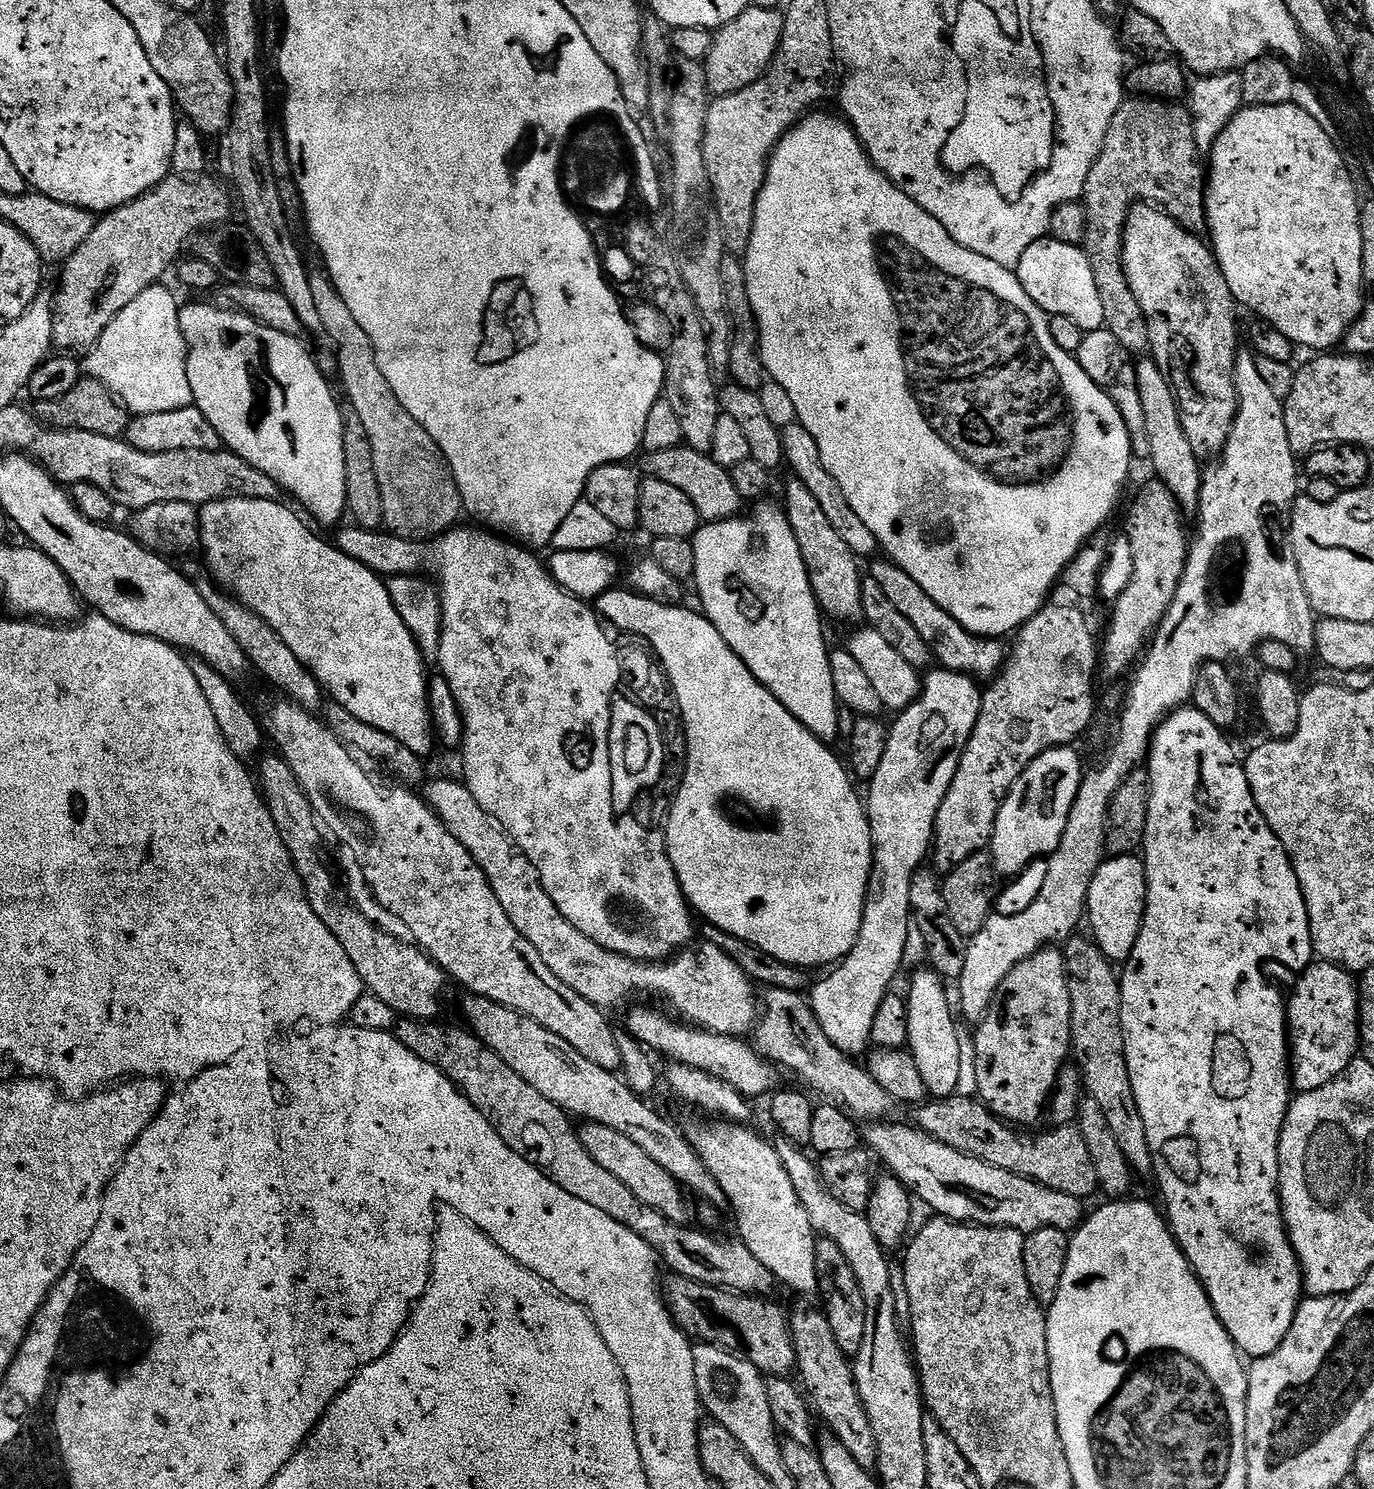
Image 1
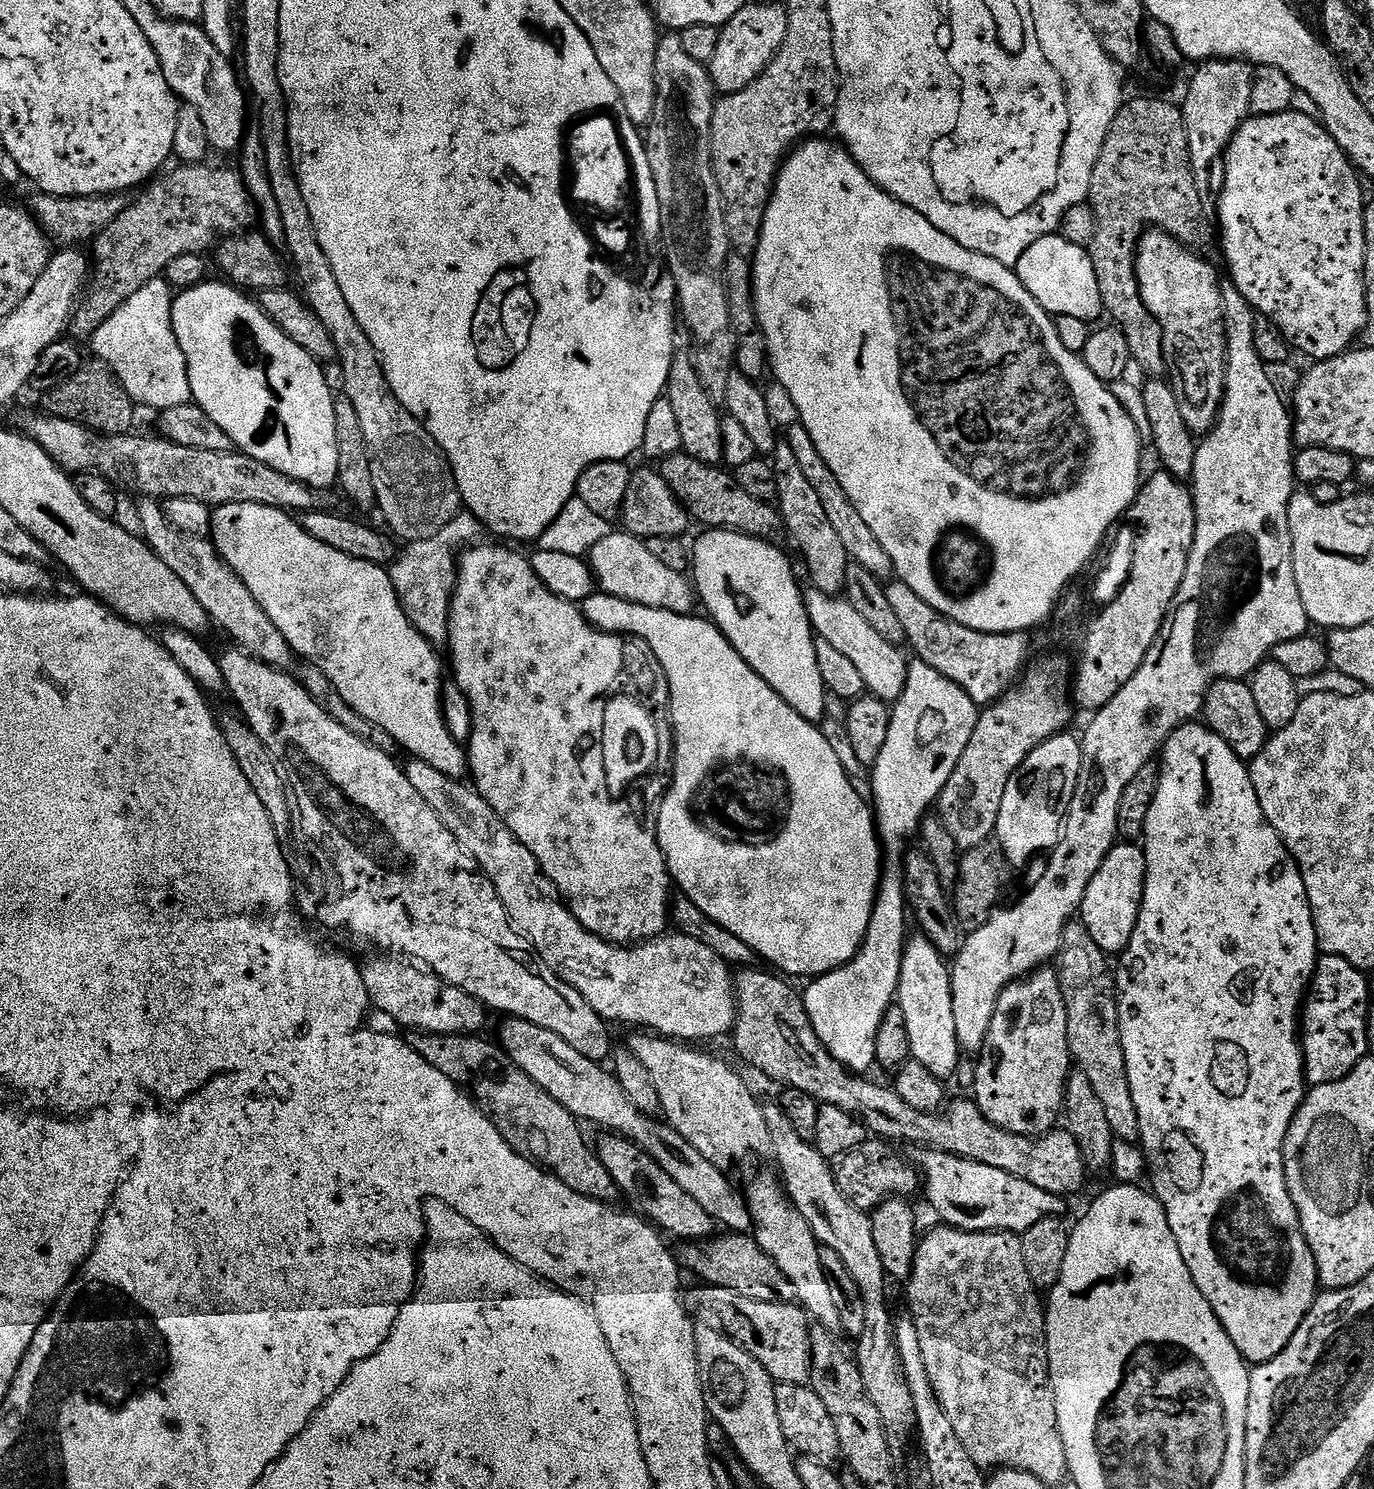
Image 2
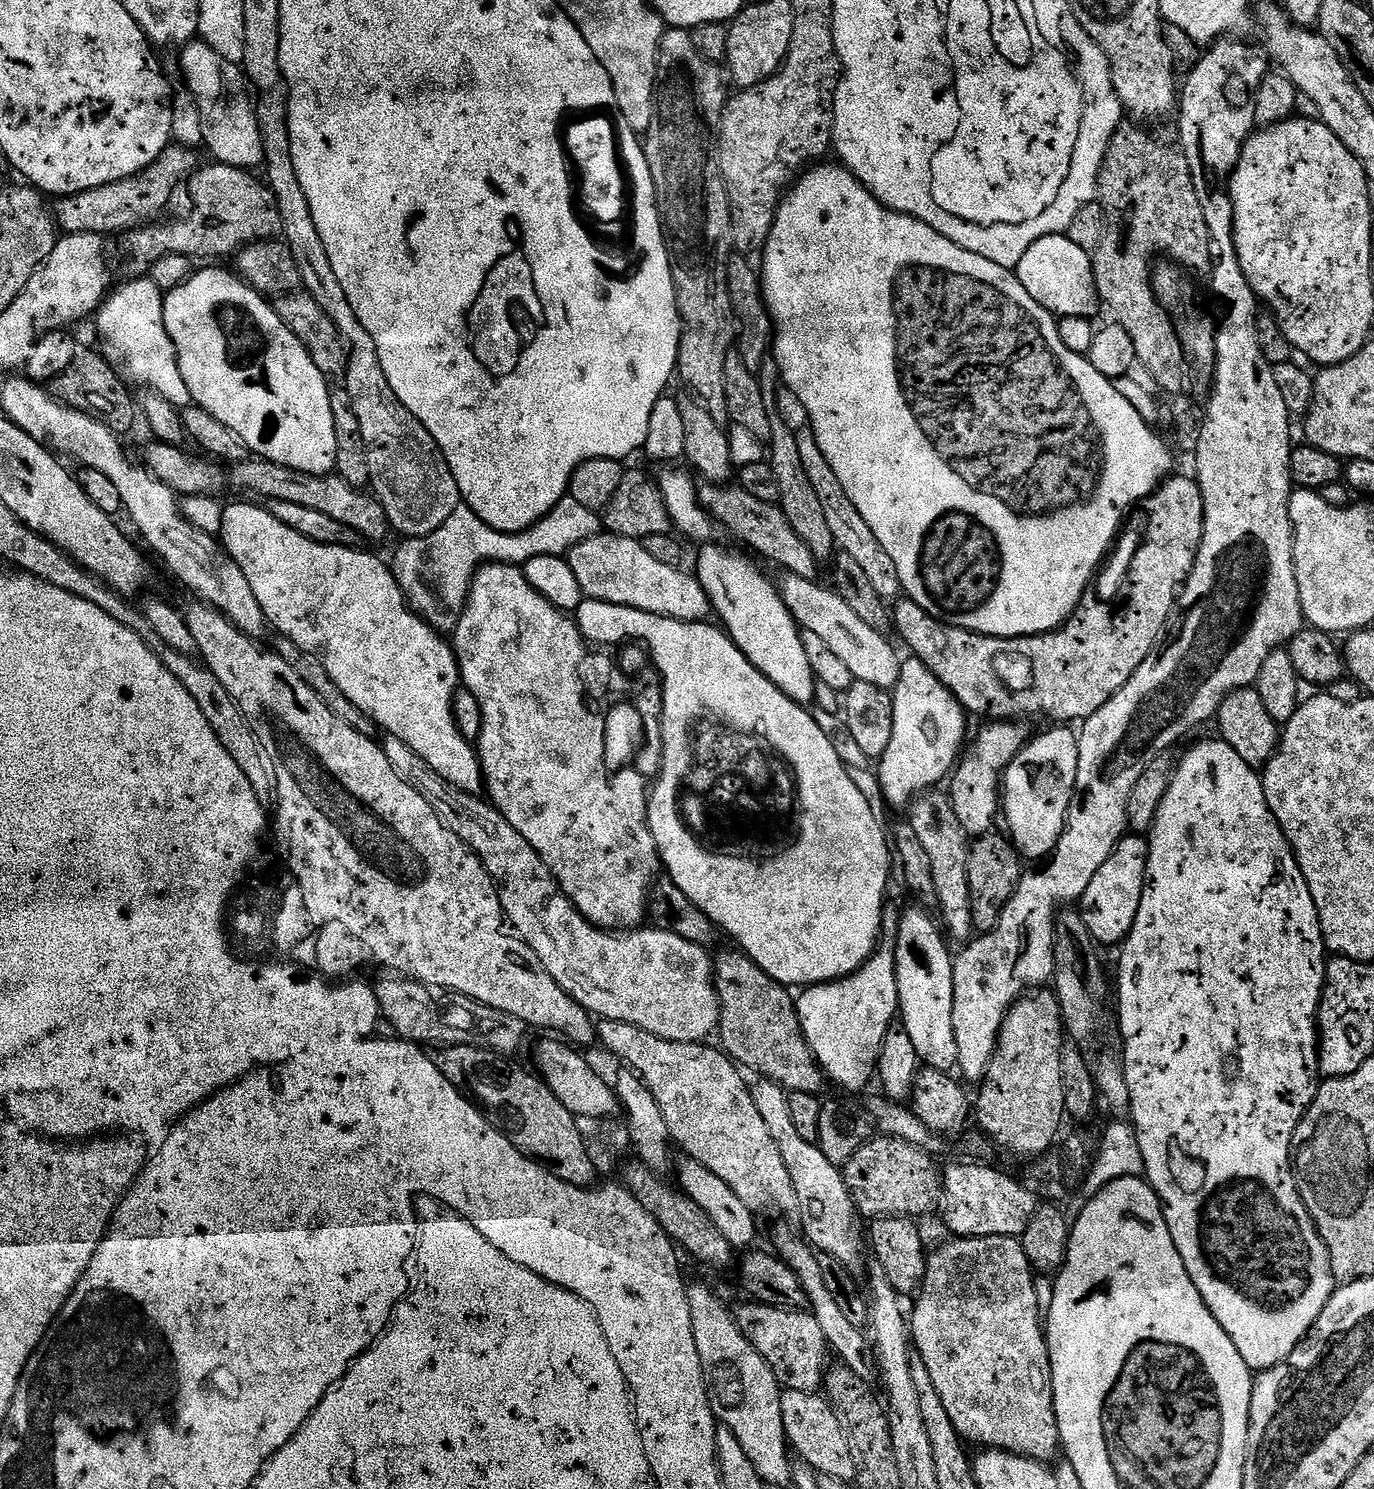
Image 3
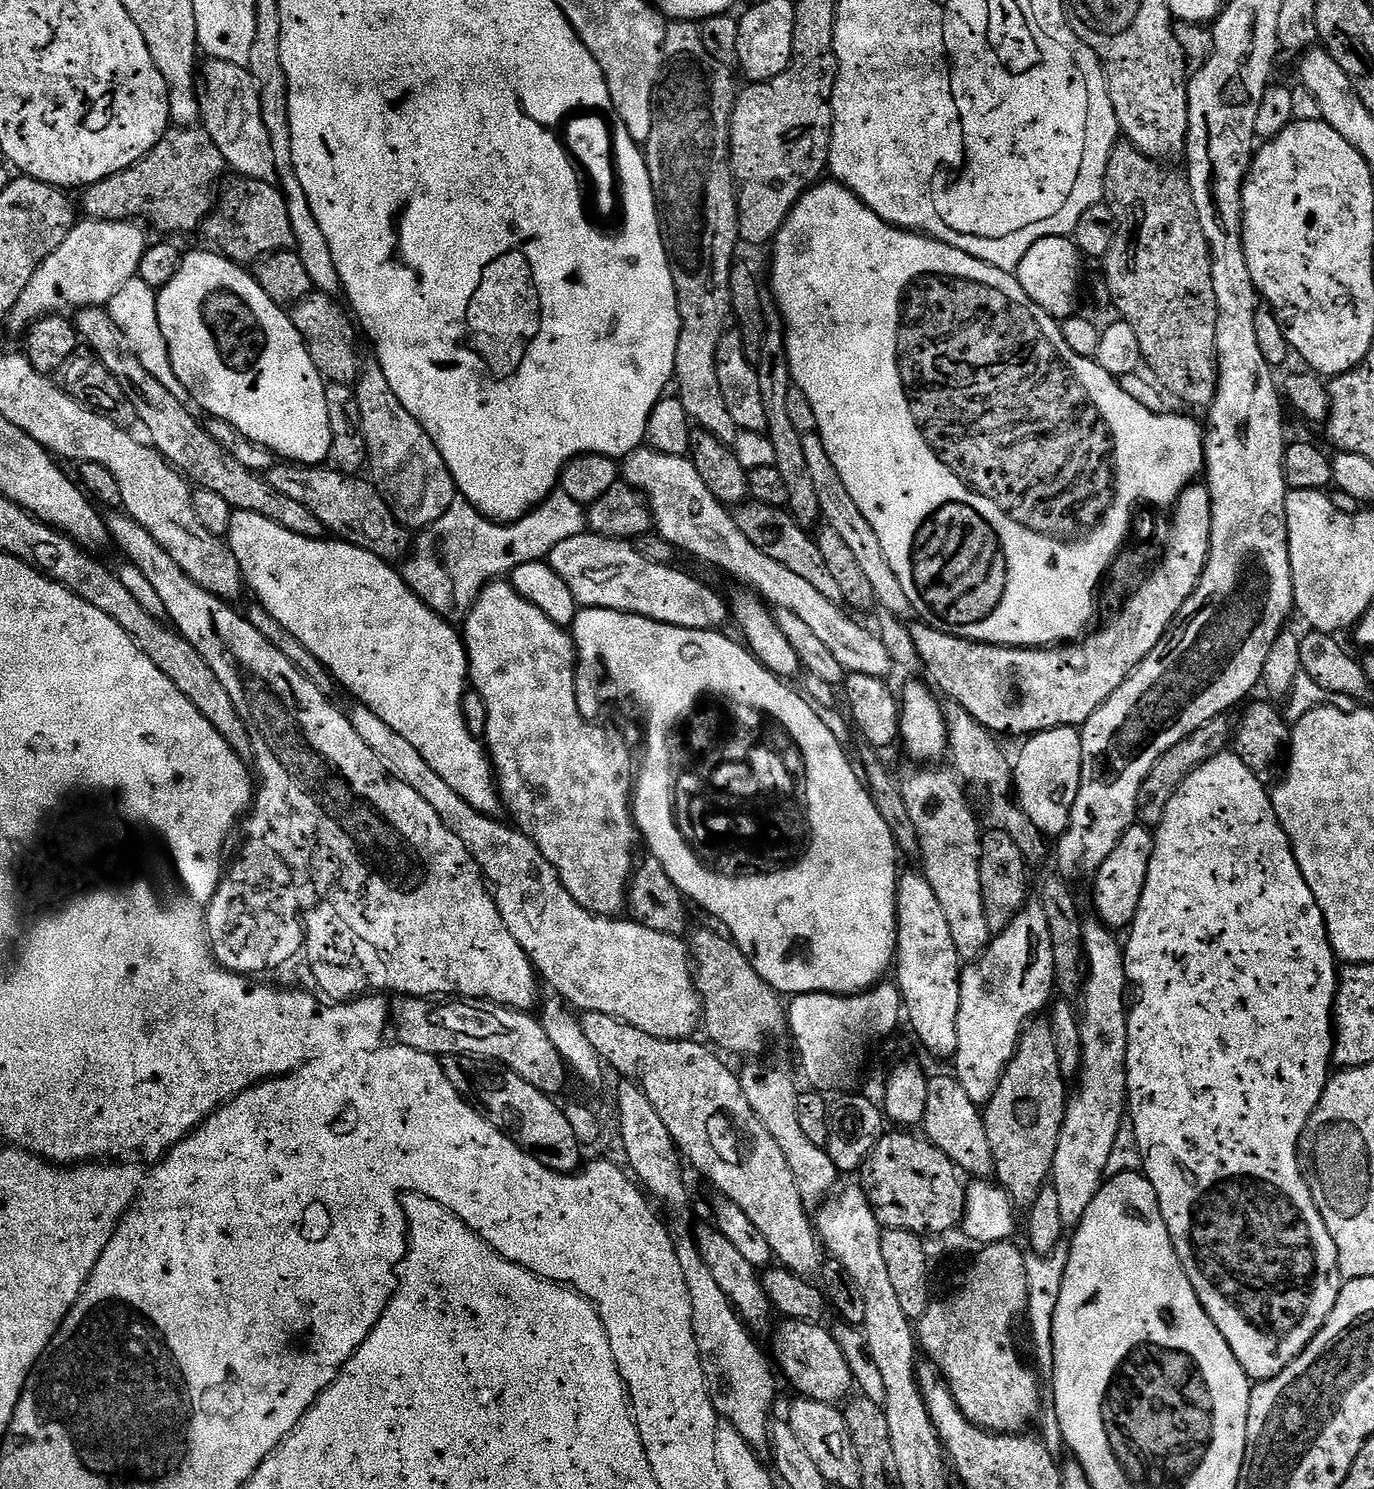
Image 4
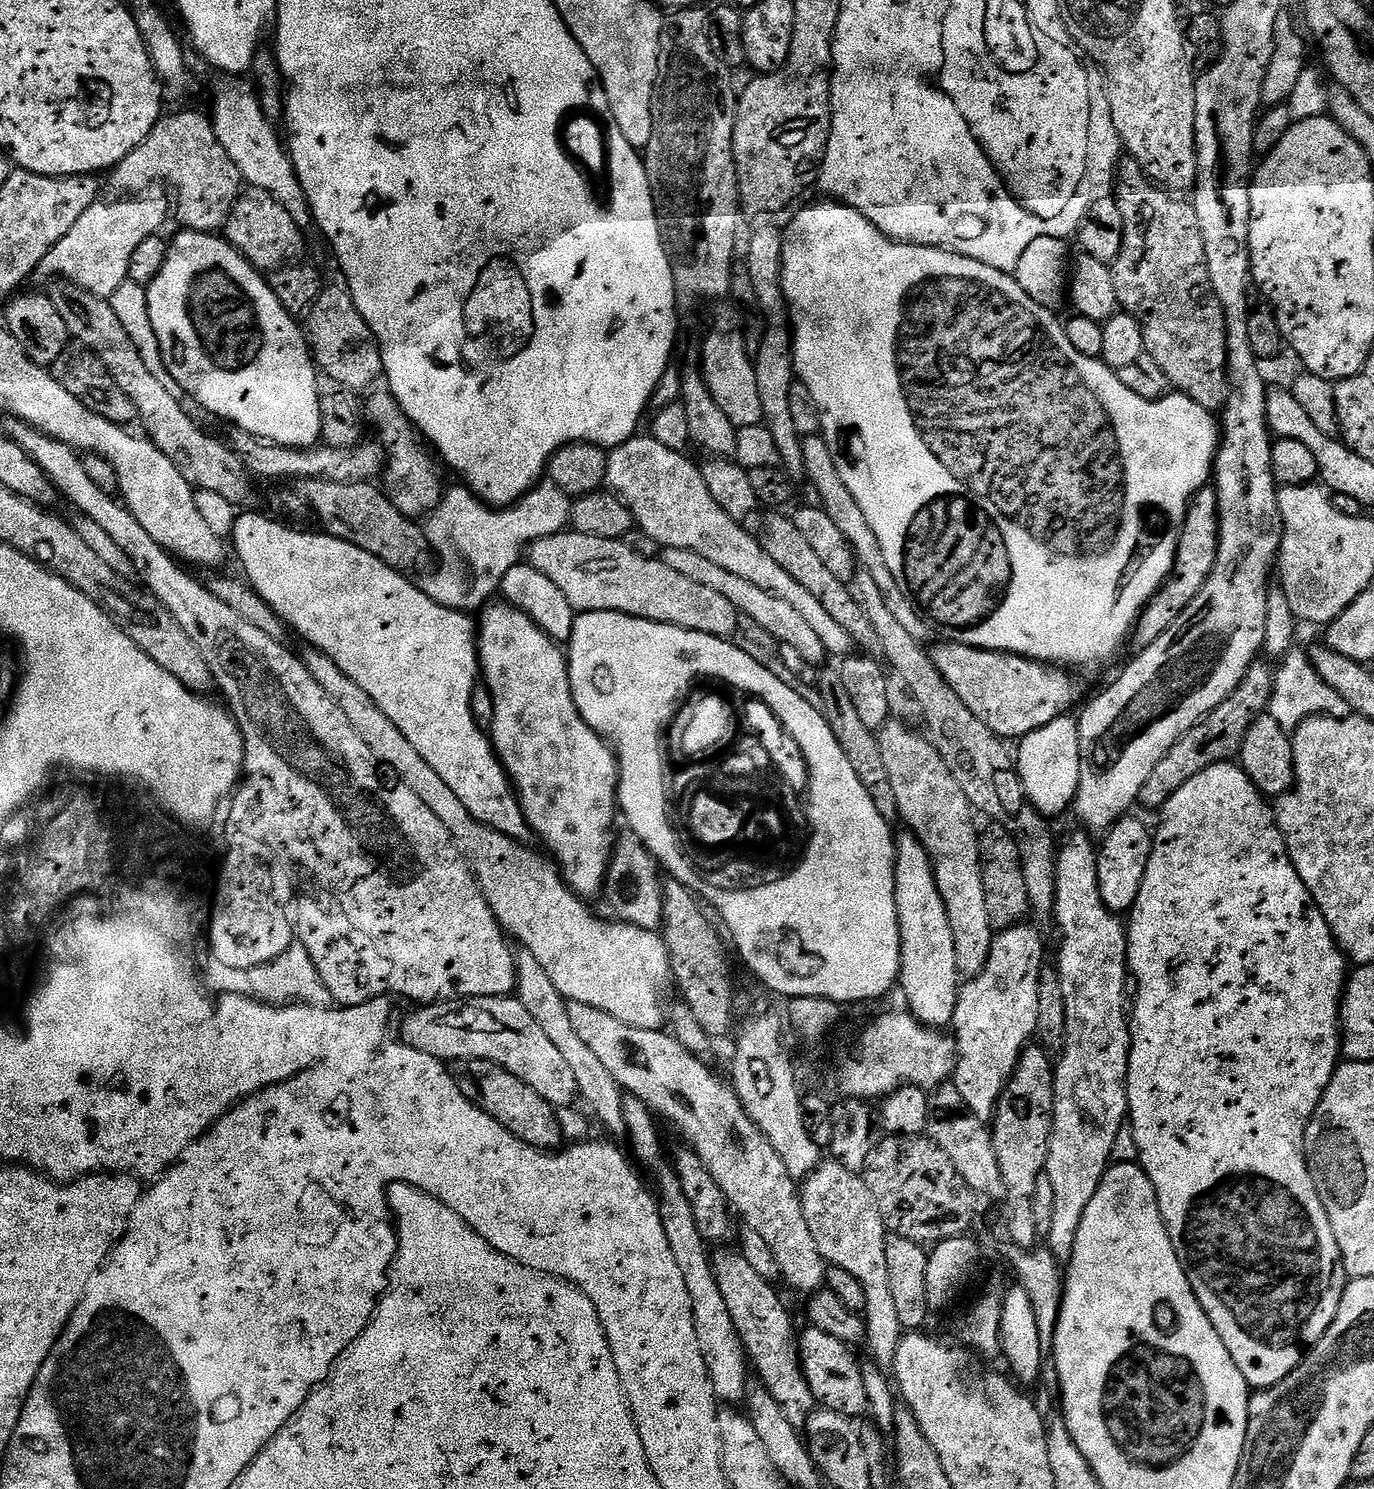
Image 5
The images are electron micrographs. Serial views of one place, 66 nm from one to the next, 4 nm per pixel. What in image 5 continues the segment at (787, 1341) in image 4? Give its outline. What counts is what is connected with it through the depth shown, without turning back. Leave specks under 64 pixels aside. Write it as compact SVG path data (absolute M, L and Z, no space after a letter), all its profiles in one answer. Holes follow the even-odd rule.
M811 1326L805 1327L805 1329L805 1332L801 1331L798 1336L800 1369L804 1371L804 1377L812 1391L813 1401L819 1402L832 1412L849 1418L867 1417L866 1384L862 1382L861 1363L852 1353L855 1351L849 1345L838 1342L838 1338L834 1338L822 1330Z

